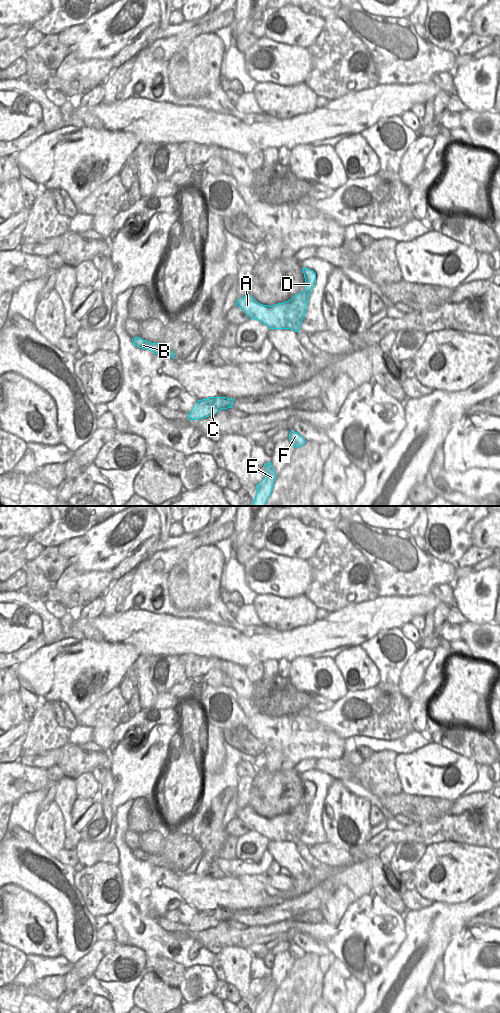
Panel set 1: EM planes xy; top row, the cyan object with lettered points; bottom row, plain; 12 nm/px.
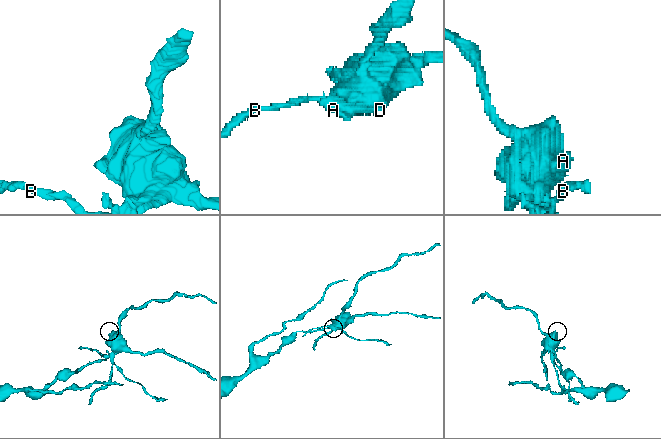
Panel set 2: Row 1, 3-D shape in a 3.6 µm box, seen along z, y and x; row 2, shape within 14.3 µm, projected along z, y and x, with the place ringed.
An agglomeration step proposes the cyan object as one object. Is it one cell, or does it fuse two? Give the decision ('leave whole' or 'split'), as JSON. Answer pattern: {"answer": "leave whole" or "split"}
{"answer": "split"}

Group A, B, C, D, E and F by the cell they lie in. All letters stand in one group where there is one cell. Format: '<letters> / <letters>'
A B D E F / C

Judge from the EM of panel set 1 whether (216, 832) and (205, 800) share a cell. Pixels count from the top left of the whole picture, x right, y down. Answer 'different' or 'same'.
different

